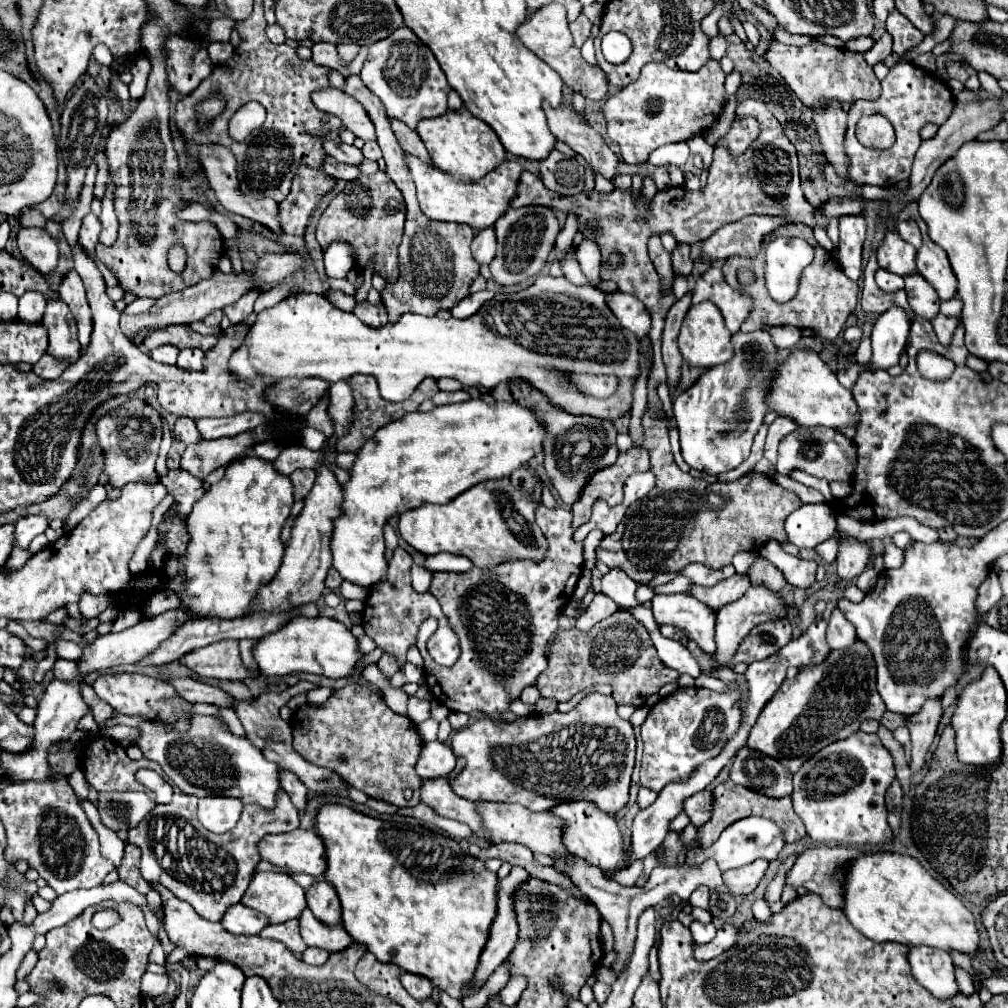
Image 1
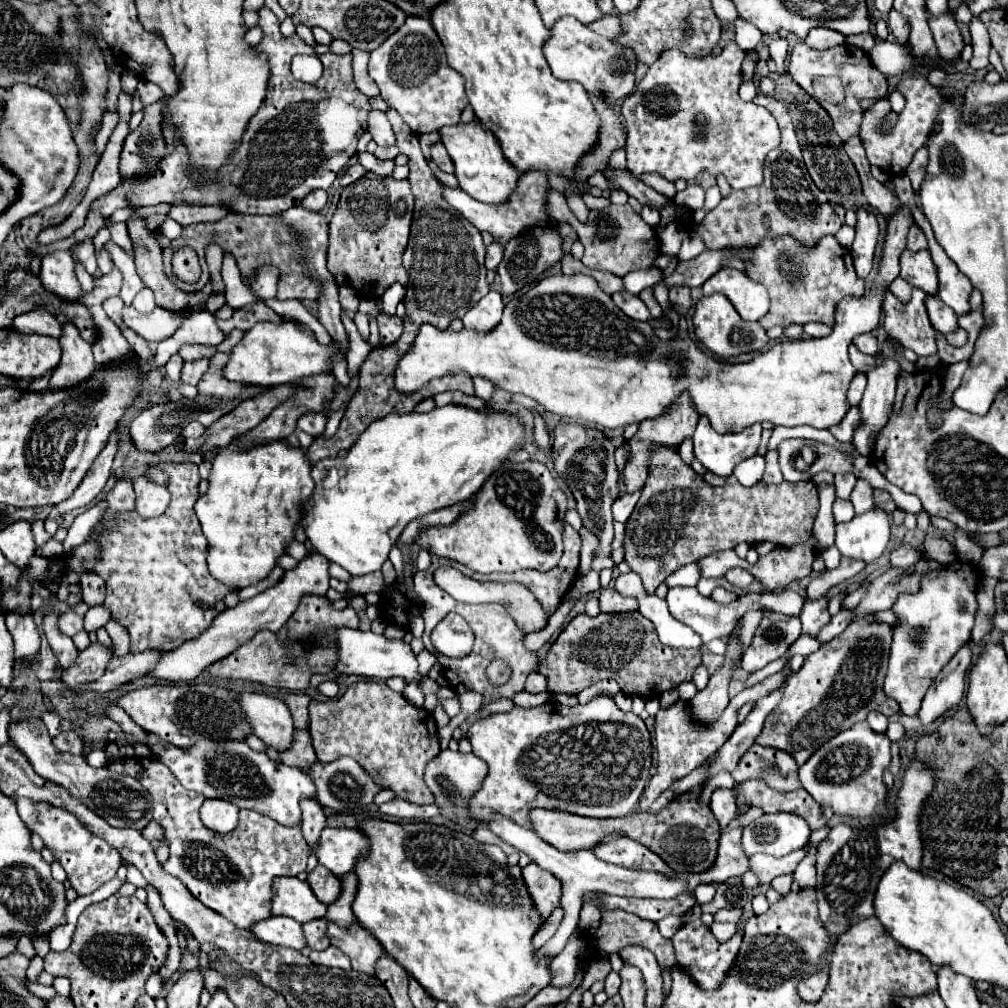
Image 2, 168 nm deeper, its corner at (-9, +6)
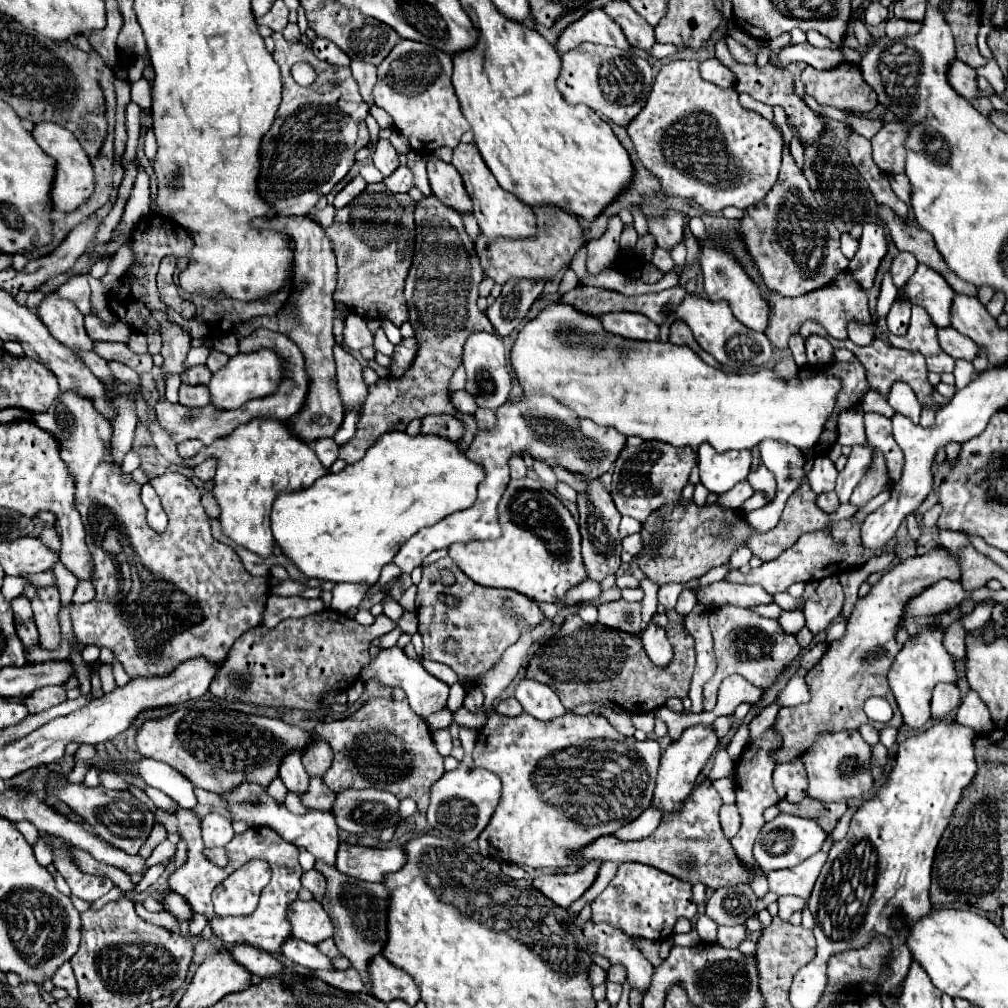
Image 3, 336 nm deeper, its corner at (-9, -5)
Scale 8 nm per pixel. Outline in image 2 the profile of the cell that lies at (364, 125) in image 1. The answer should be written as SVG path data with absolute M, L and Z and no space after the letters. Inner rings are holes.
M372 110L372 112L368 114L368 122L370 122L368 132L372 134L372 138L374 138L374 142L376 142L378 146L394 146L396 138L394 138L394 132L392 132L390 122L386 120L386 114L384 114L384 112Z

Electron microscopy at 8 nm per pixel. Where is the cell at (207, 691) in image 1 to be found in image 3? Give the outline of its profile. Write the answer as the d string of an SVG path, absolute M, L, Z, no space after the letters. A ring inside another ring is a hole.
M292 751L290 755L286 755L286 759L282 759L278 767L278 775L288 787L288 791L304 793L308 787L308 775L306 775L306 769L302 767L298 751Z

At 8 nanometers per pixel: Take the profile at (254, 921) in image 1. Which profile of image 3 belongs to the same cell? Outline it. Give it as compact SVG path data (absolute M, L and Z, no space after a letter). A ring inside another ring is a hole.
M286 939L286 943L282 943L282 957L302 965L302 967L310 967L310 969L334 969L330 959L326 955L322 955L318 951L316 945L312 943L302 943L302 939Z

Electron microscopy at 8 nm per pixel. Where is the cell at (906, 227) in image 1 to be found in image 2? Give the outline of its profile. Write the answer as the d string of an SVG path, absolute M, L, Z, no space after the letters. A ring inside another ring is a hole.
M910 228L908 242L906 242L906 250L918 252L918 250L926 250L926 248L928 248L928 242L926 242L924 232L920 228Z

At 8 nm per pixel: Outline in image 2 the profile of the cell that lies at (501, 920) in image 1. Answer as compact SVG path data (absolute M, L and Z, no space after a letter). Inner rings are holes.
M528 864L524 870L526 886L530 888L530 896L534 896L534 904L538 904L538 910L542 916L550 916L552 910L560 904L562 896L562 882L550 874L548 870L542 870L538 864Z

